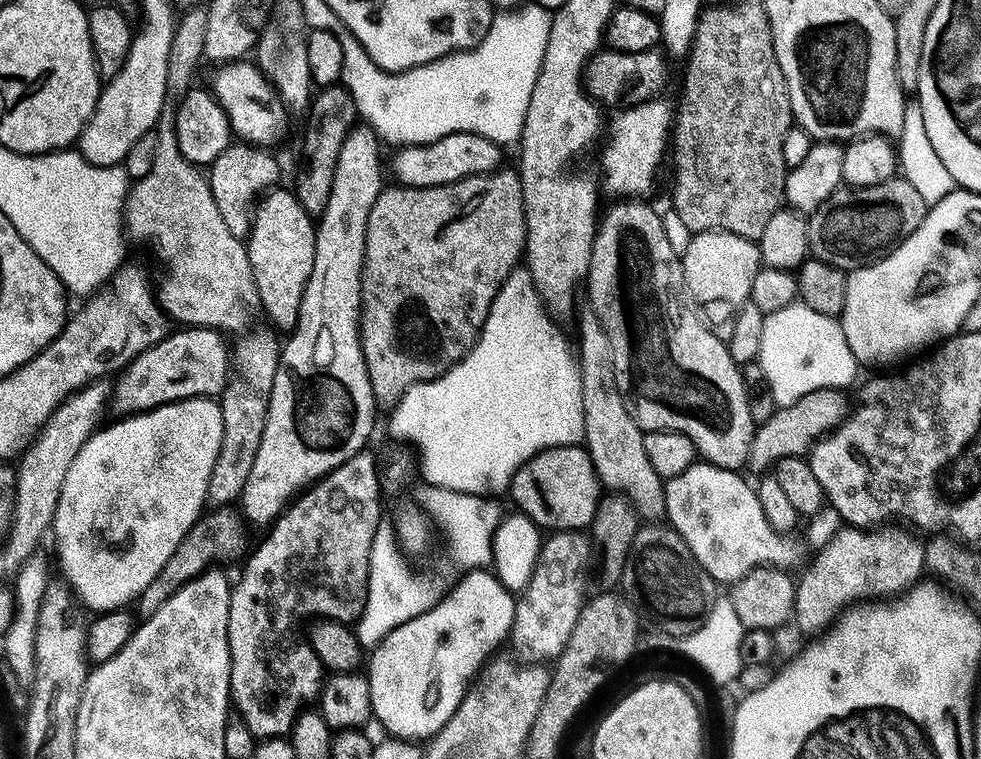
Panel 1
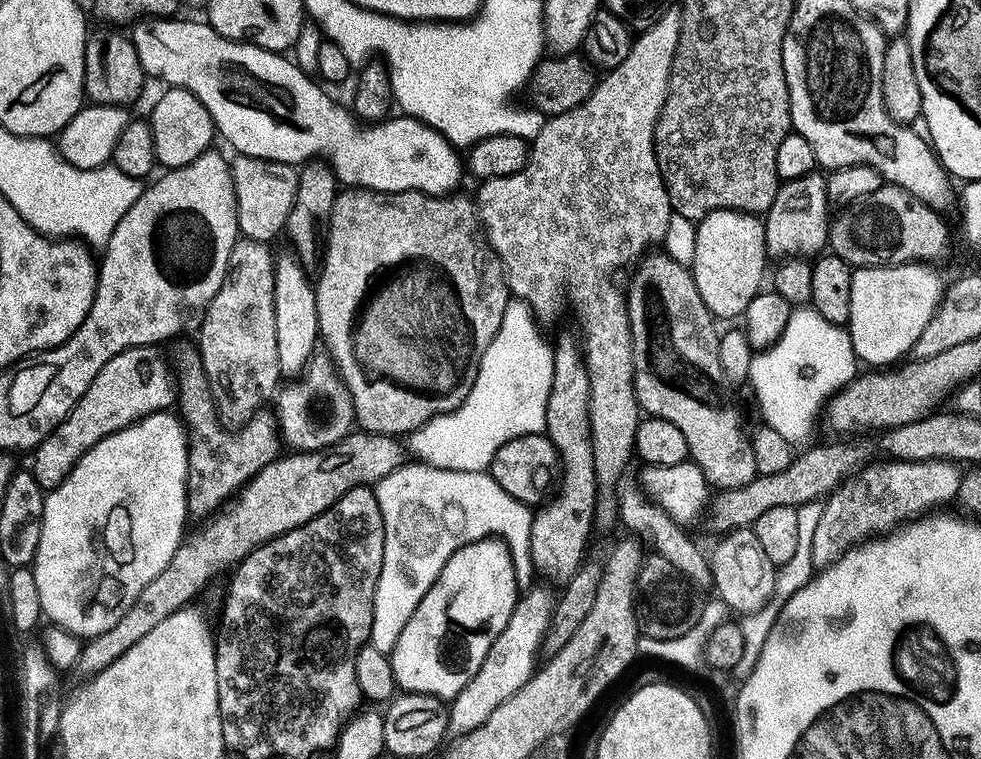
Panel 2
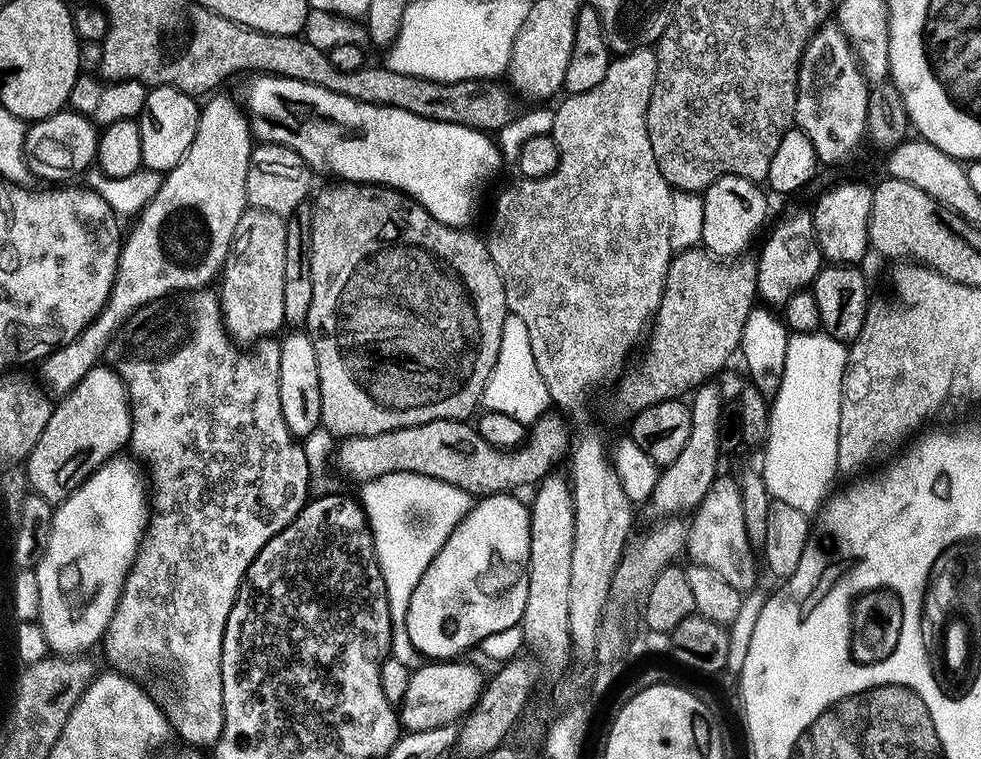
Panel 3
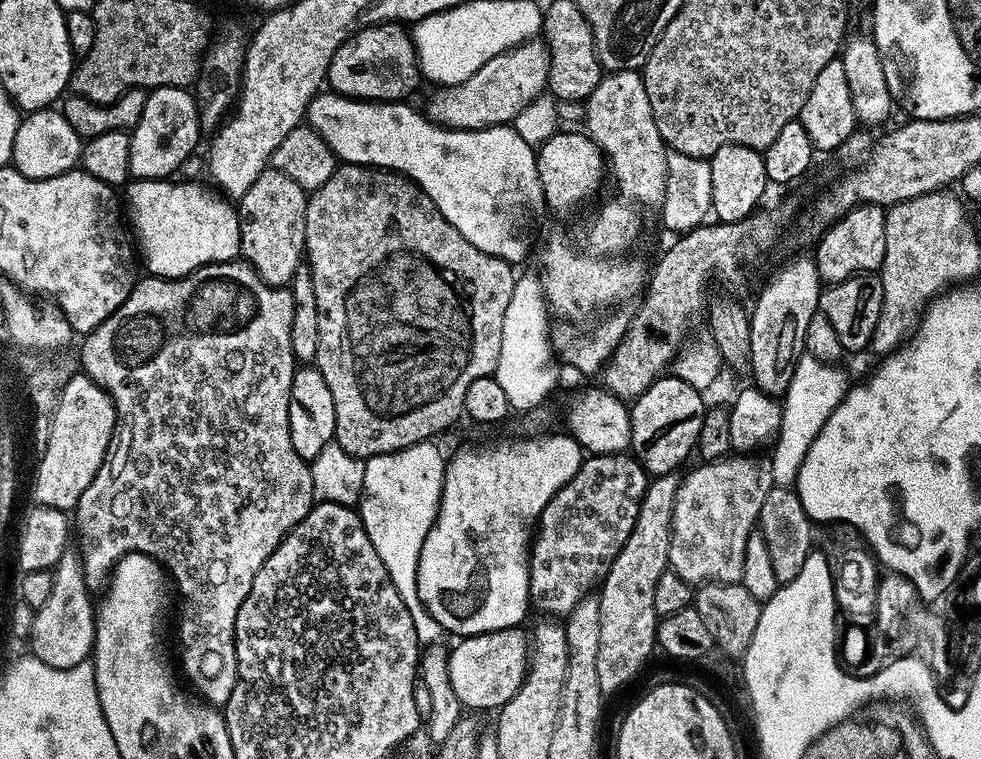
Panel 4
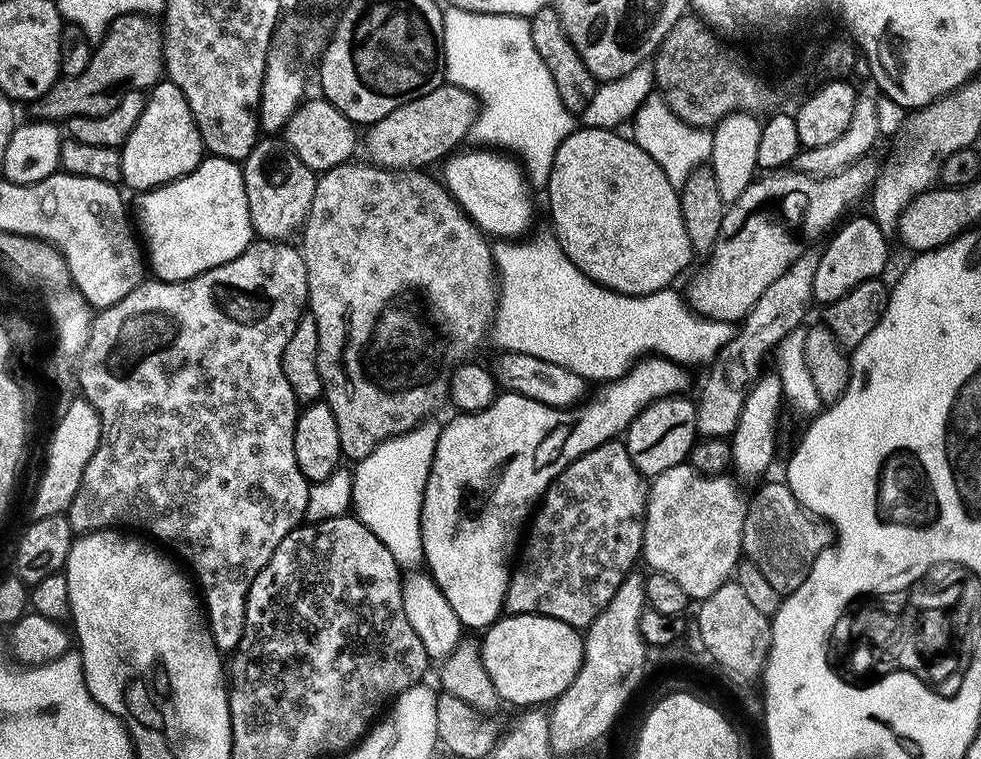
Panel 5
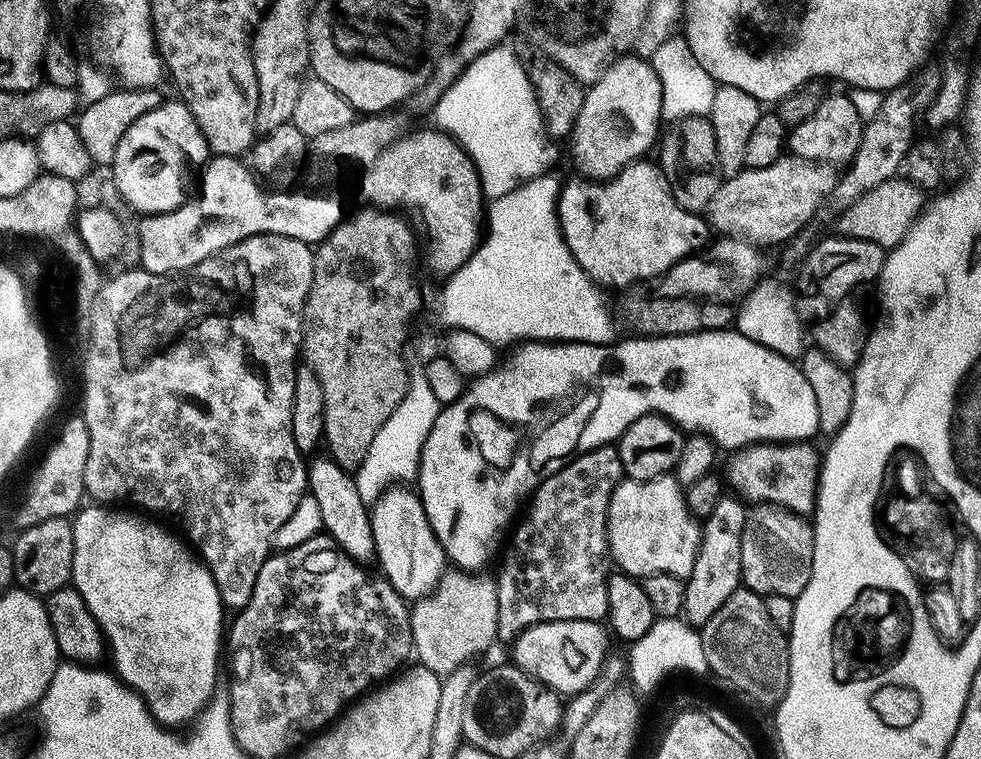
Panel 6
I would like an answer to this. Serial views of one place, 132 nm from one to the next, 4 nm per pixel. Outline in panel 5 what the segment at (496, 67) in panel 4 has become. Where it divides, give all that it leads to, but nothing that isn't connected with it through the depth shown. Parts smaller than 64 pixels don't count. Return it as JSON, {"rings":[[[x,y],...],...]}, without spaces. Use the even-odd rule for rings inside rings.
{"rings":[[[445,82],[429,94],[404,103],[386,118],[371,125],[367,129],[367,157],[381,168],[425,169],[428,164],[445,159],[464,138],[467,139],[477,111],[478,101],[471,92]]]}

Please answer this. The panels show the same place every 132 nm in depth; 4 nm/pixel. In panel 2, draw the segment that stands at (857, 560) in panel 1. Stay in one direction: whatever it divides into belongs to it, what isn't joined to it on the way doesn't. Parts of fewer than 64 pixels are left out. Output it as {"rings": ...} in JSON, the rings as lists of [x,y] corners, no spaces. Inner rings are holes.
{"rings":[[[891,458],[878,460],[865,463],[855,475],[842,481],[823,501],[822,518],[818,518],[818,526],[814,530],[814,546],[810,546],[812,562],[817,569],[833,564],[843,552],[850,551],[857,544],[885,535],[901,524],[917,519],[929,510],[943,505],[940,504],[943,500],[960,495],[962,468],[959,463],[950,460],[893,460]]]}

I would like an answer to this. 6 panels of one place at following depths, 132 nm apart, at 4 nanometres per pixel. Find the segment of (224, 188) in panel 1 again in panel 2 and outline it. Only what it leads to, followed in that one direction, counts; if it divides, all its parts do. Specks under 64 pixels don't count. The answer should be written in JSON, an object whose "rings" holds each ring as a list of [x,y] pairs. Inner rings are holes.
{"rings":[[[237,155],[235,159],[231,161],[230,167],[240,236],[245,240],[272,242],[276,235],[284,232],[290,206],[294,206],[294,190],[298,190],[298,171],[291,164],[253,156]]]}

